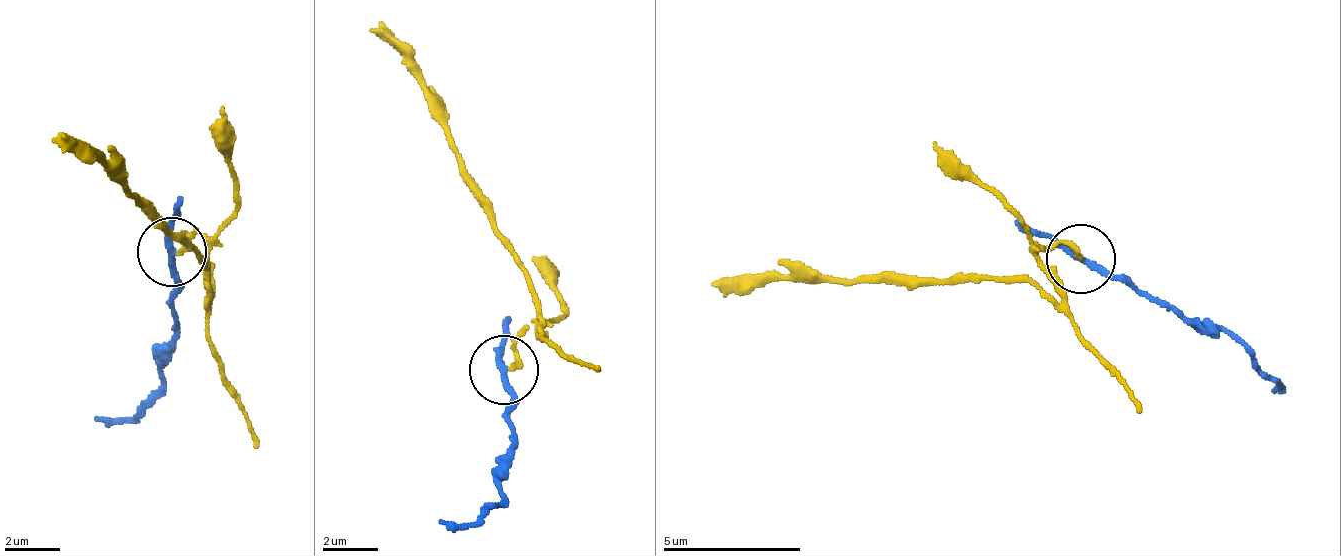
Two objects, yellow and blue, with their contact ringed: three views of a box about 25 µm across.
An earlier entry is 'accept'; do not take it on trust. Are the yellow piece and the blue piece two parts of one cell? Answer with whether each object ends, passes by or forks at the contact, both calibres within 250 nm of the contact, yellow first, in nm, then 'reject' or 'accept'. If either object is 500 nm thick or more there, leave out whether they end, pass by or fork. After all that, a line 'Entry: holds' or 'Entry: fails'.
yellow ends | blue passes by | 190/240 nm | reject
Entry: fails

